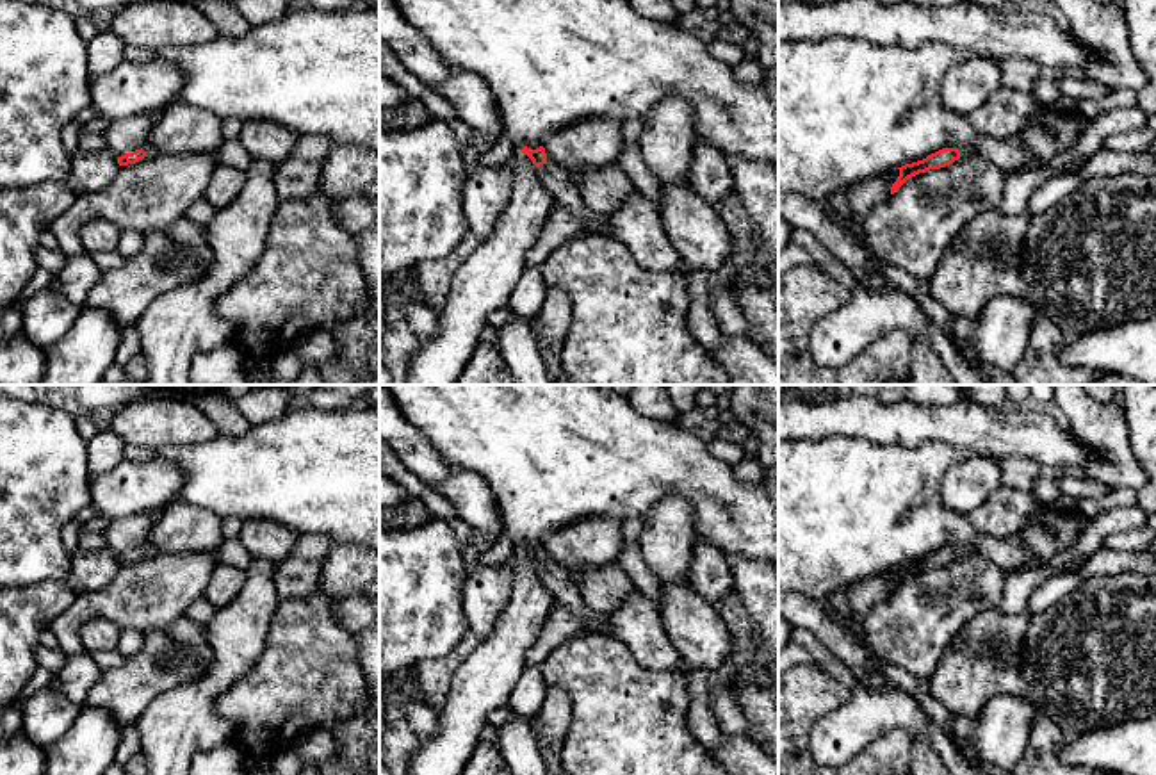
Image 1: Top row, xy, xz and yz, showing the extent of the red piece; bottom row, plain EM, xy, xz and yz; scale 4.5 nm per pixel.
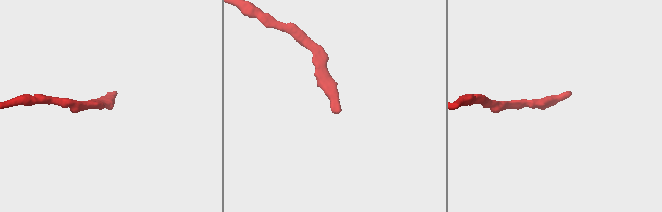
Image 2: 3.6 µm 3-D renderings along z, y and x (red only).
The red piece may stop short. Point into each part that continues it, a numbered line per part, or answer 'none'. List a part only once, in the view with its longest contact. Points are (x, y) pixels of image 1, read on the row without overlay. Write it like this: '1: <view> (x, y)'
1: xz (560, 590)

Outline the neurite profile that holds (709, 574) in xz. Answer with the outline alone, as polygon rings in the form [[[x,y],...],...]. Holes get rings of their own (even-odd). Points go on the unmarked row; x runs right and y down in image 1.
[[[695,536],[688,583],[714,608],[734,591],[734,577],[727,556],[700,536]]]

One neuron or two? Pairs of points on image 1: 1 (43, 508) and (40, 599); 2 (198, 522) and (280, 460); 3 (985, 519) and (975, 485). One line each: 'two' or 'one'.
1: two
2: two
3: two

